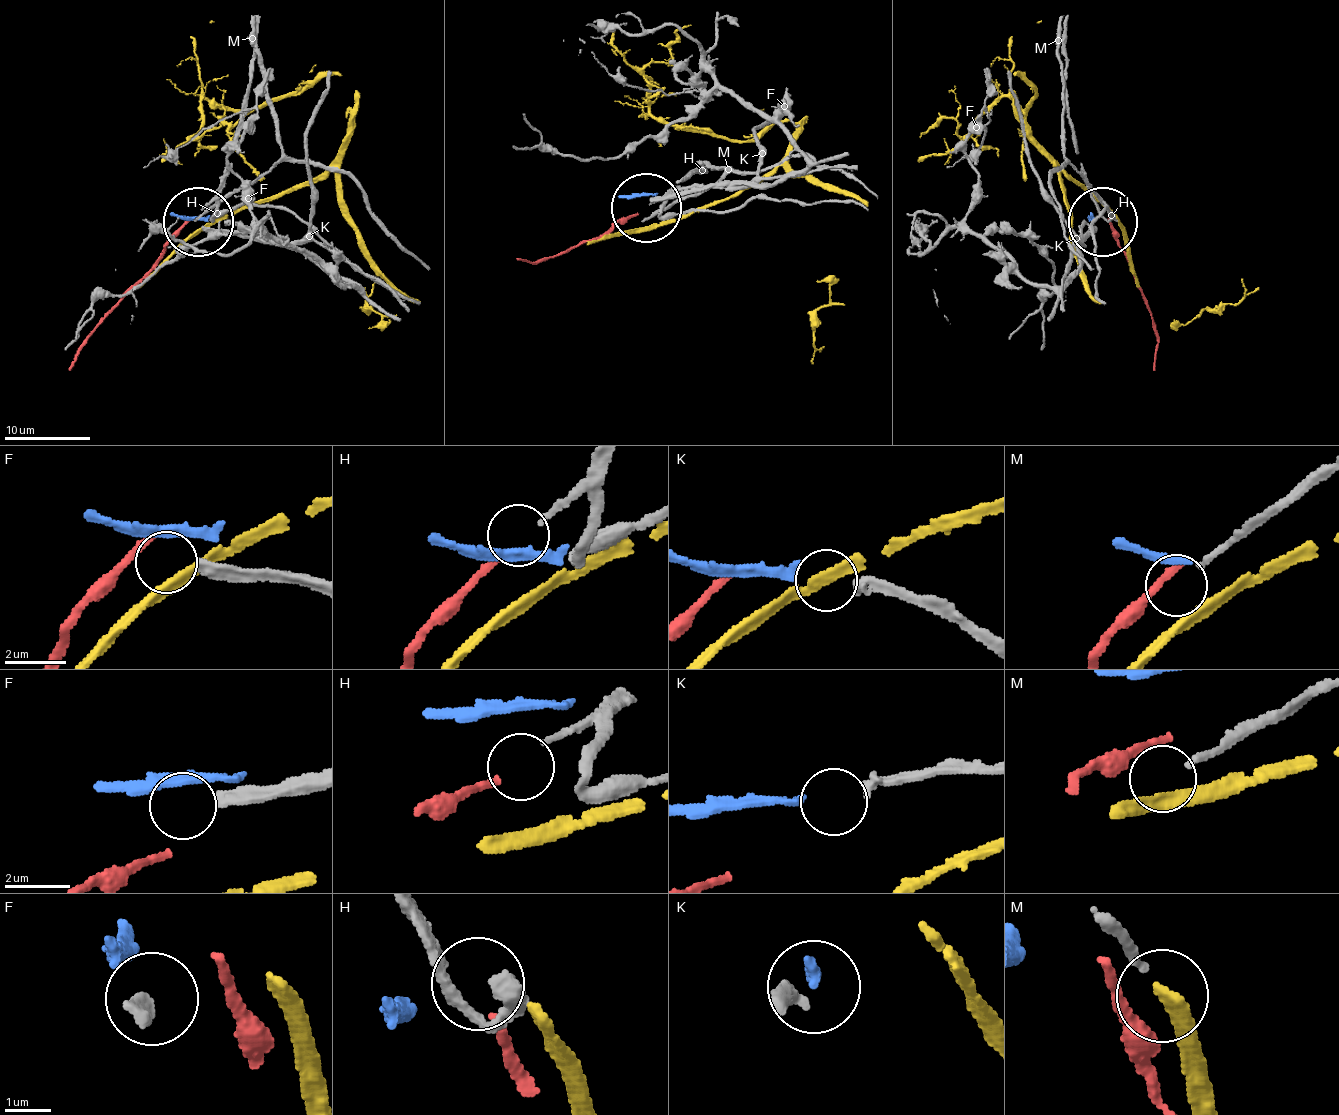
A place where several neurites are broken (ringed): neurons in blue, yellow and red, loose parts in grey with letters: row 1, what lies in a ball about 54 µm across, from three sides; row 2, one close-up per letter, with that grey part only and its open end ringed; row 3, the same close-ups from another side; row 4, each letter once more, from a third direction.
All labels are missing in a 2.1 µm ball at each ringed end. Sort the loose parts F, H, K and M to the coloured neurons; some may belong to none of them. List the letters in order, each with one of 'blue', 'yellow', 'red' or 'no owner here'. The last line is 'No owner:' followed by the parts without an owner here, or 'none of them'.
F: no owner here
H: red
K: blue
M: no owner here
No owner: F, M

